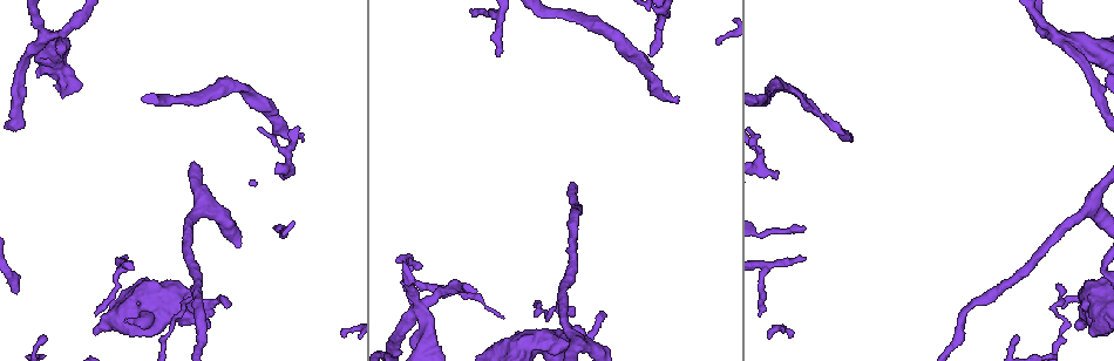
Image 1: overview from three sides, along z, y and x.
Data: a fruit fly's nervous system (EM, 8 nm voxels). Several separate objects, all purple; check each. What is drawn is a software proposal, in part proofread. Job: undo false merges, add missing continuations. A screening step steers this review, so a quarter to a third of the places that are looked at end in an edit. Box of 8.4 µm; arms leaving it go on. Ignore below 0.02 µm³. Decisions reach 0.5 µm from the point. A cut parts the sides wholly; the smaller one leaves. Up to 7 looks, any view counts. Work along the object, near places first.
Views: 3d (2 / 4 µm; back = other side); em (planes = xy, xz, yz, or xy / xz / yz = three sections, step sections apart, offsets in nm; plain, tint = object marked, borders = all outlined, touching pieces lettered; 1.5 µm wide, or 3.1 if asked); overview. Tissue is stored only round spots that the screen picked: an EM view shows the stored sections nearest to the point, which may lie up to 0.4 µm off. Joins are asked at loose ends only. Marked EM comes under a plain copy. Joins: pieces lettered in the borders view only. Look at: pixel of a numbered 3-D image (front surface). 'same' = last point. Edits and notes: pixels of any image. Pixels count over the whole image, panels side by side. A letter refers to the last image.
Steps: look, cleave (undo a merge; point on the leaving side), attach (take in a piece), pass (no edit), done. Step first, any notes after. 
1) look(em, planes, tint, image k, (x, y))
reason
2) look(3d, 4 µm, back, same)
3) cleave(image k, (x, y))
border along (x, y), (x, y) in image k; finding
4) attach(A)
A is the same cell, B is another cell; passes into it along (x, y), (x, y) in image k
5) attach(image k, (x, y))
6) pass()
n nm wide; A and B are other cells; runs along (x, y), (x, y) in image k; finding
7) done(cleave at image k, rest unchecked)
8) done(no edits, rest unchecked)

look(em, xz, step 8, borders, image 1, (1085, 327))
free end

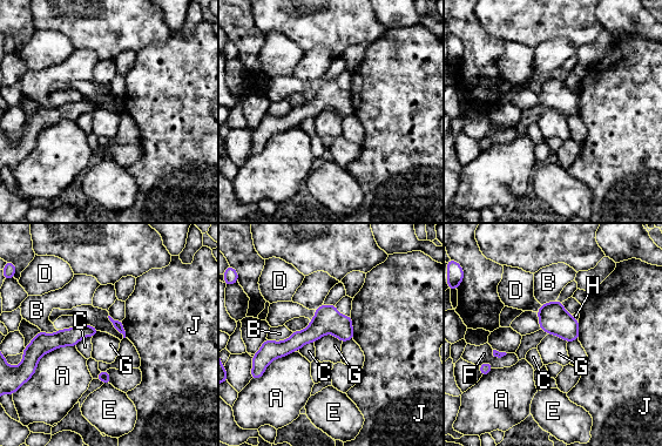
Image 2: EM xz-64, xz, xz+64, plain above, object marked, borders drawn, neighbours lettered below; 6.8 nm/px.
pass()
A, B, C, D, E, F, G, H and J are other cells; runs along (348, 318), (264, 351) in image 2; no lettered piece goes on from it

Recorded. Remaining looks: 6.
look(em, planes, tint, image 1, (302, 138))
end of a long branch

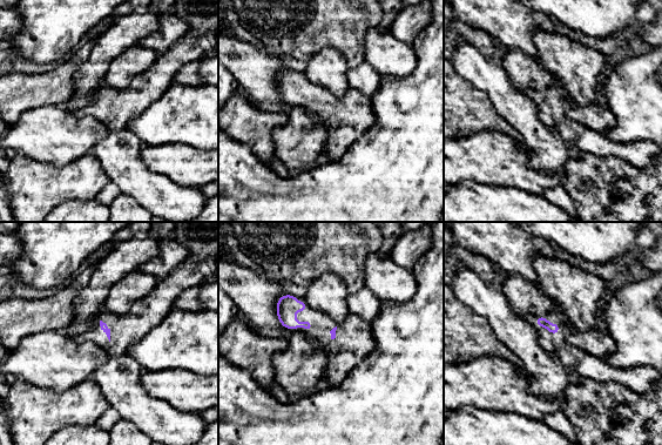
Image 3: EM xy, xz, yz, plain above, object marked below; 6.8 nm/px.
look(em, planes, borders, same)

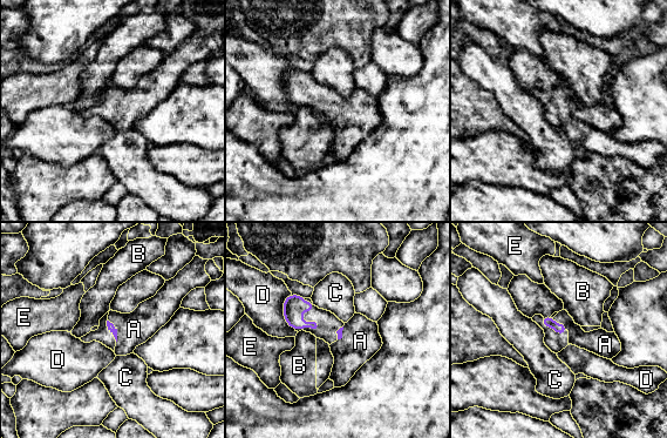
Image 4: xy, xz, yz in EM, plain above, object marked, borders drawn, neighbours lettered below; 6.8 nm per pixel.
attach(A)
A is the same cell, B, C, D and E are other cells; passes into it along (111, 328), (116, 331), (134, 329) in image 4; it goes on there

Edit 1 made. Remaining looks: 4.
look(overview)
redraw

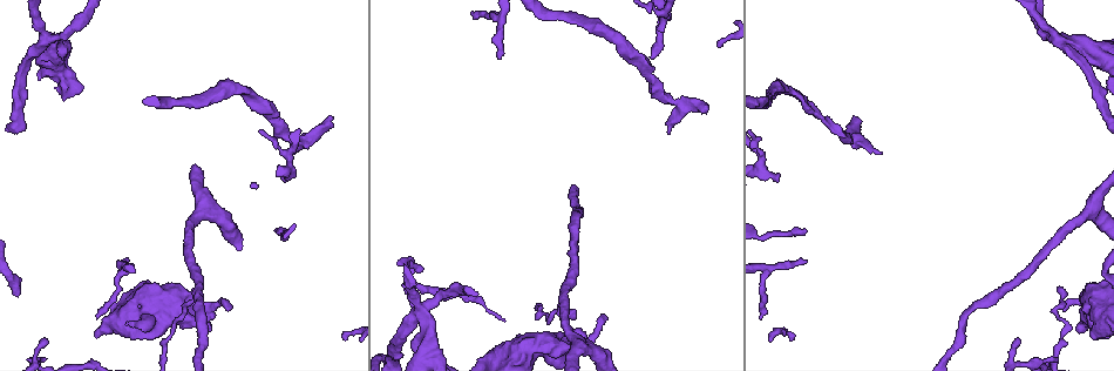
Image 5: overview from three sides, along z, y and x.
look(em, planes, tint, image 5, (48, 38))
three-way junction

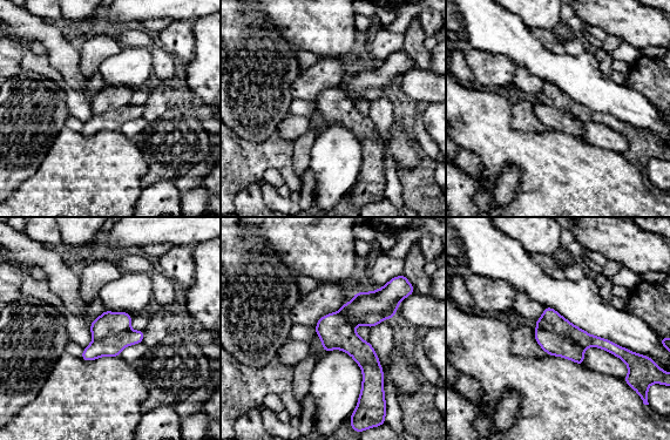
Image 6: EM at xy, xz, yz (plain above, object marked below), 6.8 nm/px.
look(em, planes, borders, same)

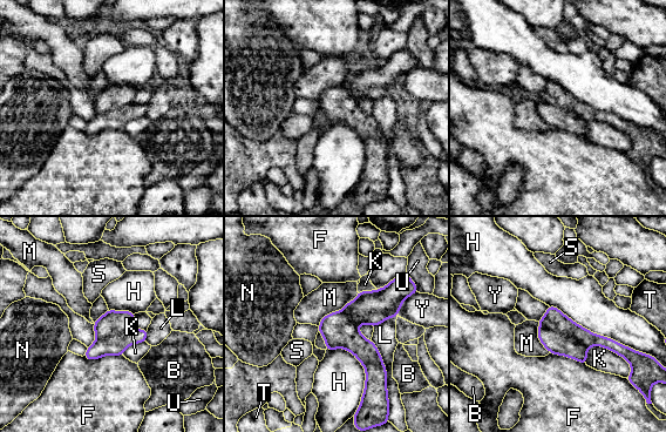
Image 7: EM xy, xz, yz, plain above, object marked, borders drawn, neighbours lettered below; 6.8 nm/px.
cleave(image 7, (555, 319))
240 nm wide; H touches over 700 nm; B, F, H, K, L, M, N, S, T, U and Y are other cells; two neurons meet here

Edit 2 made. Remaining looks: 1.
done(attach at image 4, cleave at image 7, rest unchecked)

